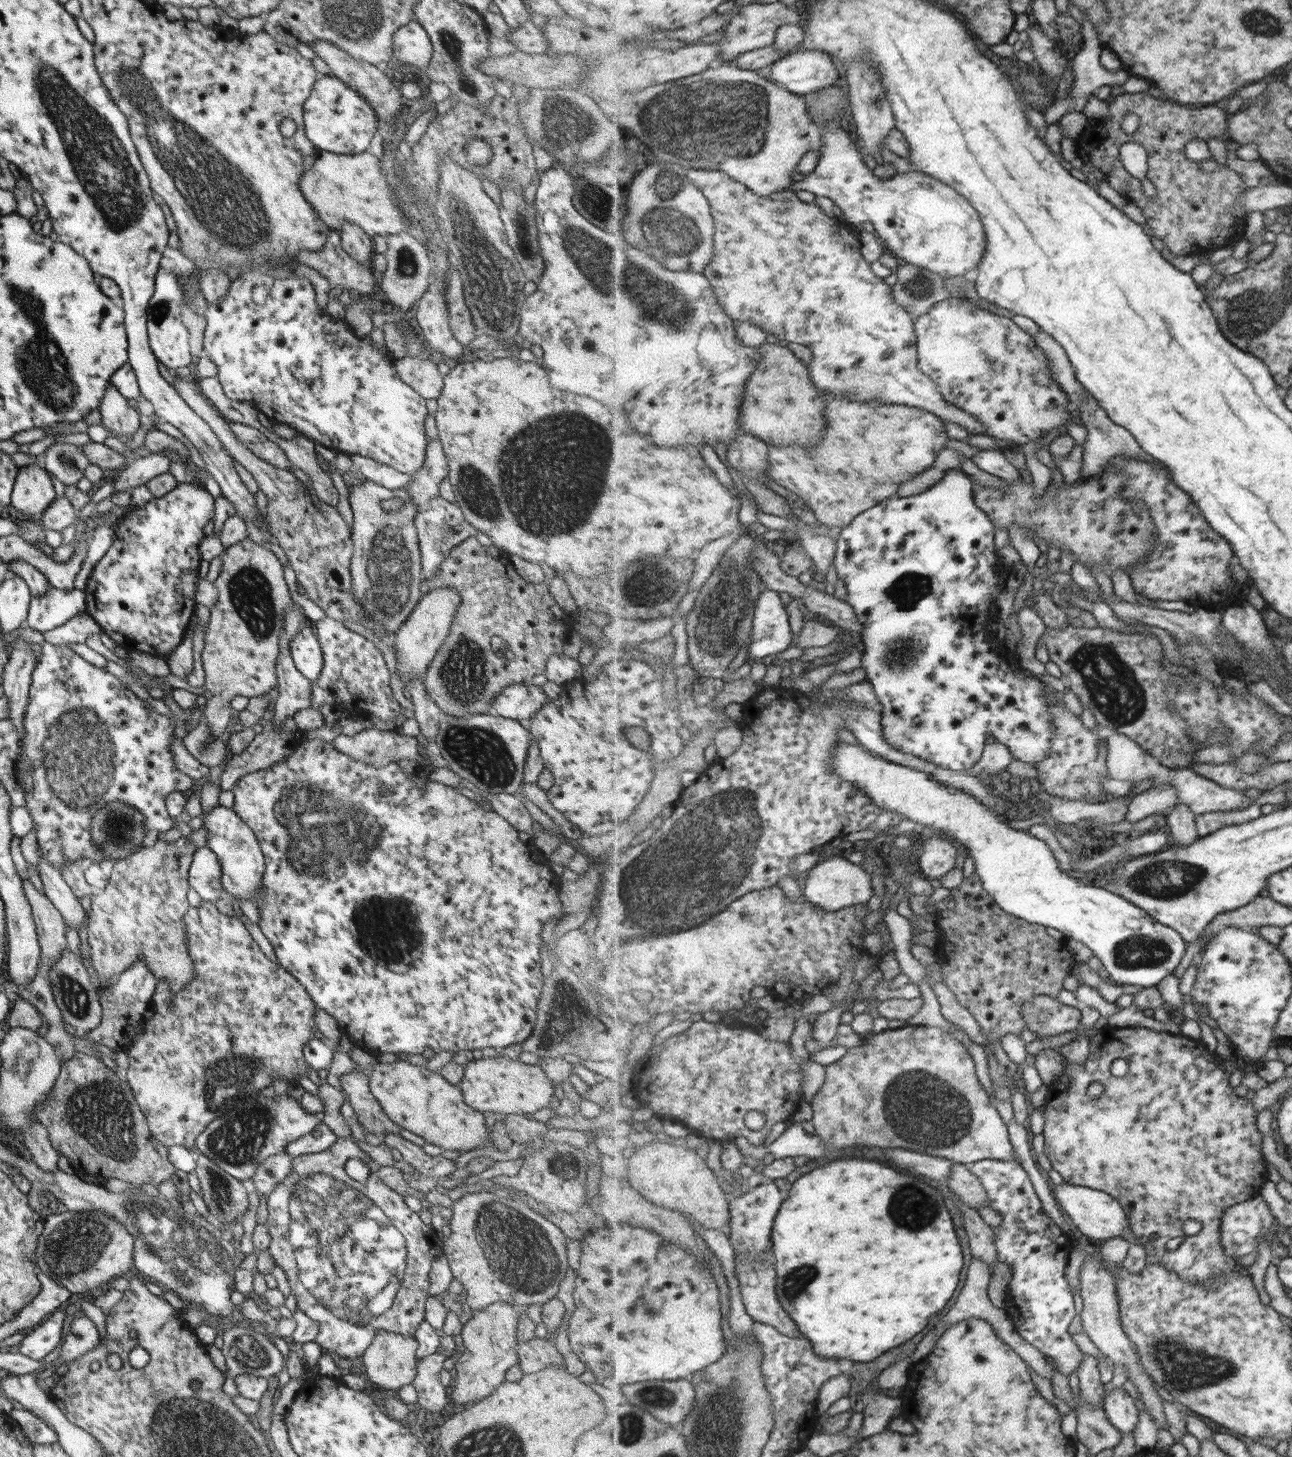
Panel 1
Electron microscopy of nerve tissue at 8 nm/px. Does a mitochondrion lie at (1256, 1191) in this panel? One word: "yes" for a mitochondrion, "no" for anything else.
no

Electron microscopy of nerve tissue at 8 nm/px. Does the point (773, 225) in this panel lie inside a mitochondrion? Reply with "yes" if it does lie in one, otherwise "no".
no

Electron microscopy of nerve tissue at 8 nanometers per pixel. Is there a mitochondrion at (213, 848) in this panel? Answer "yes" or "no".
no

